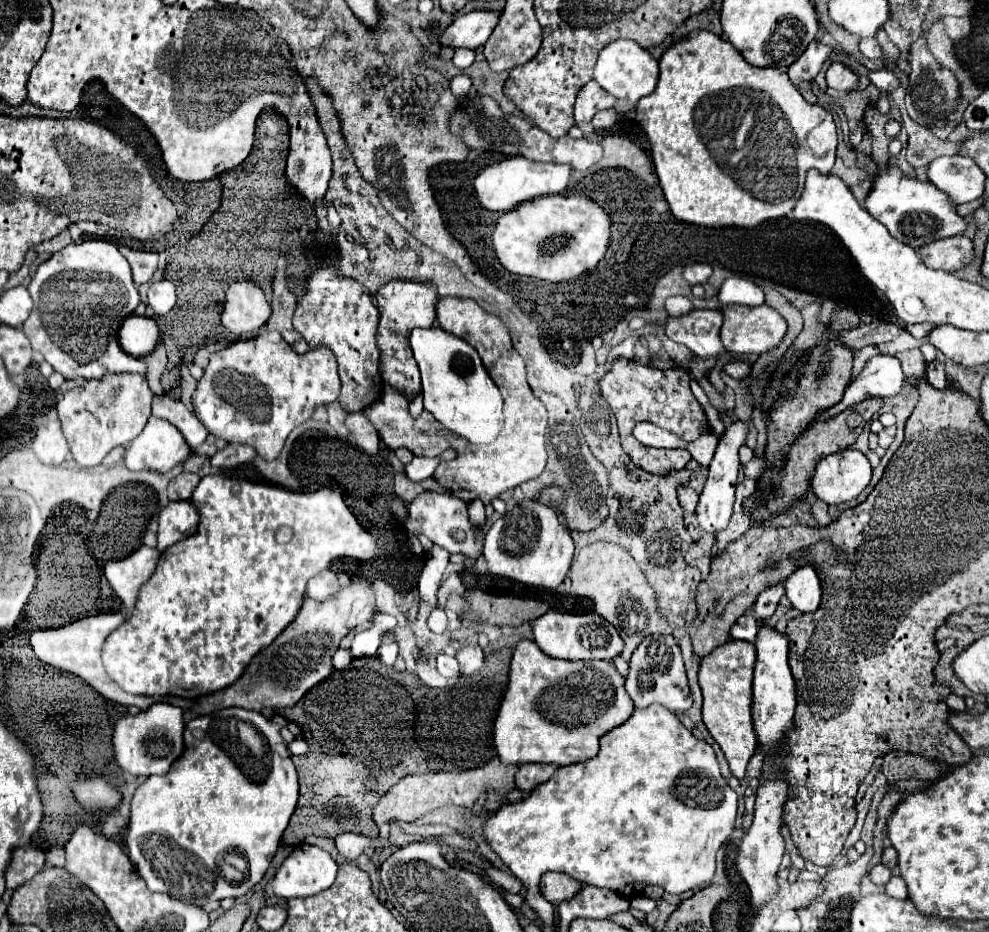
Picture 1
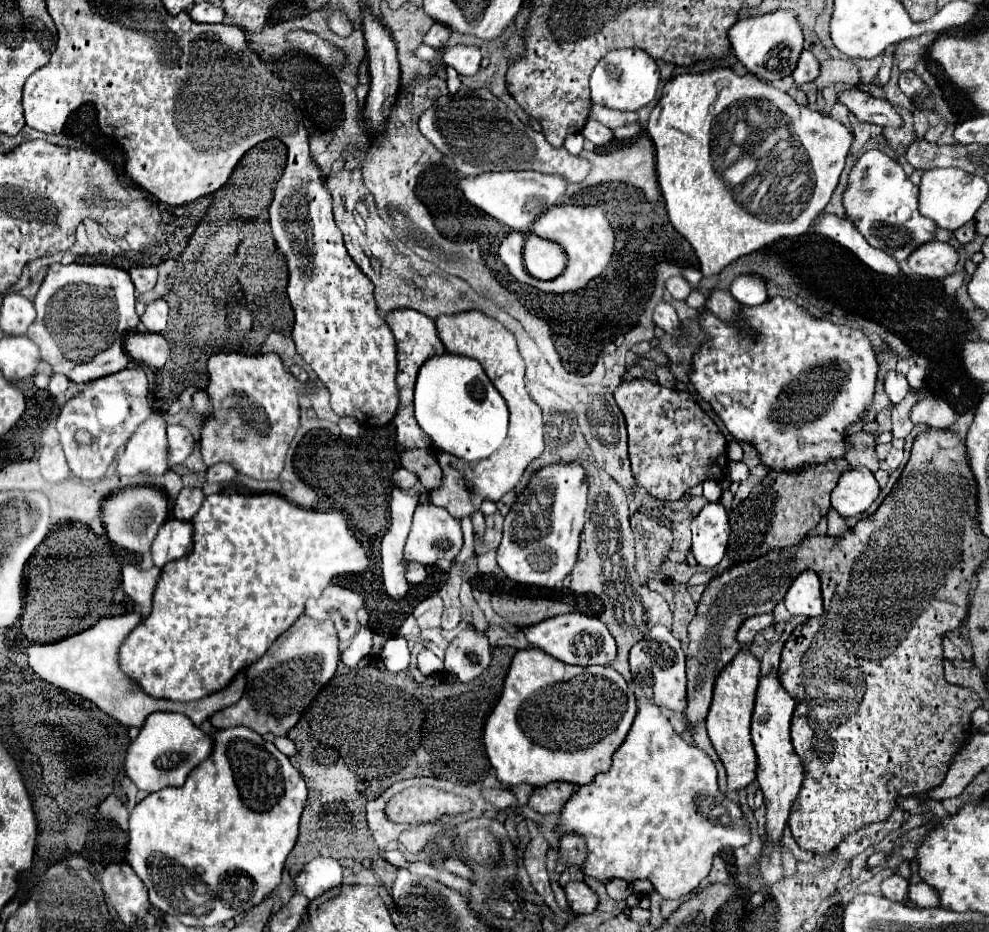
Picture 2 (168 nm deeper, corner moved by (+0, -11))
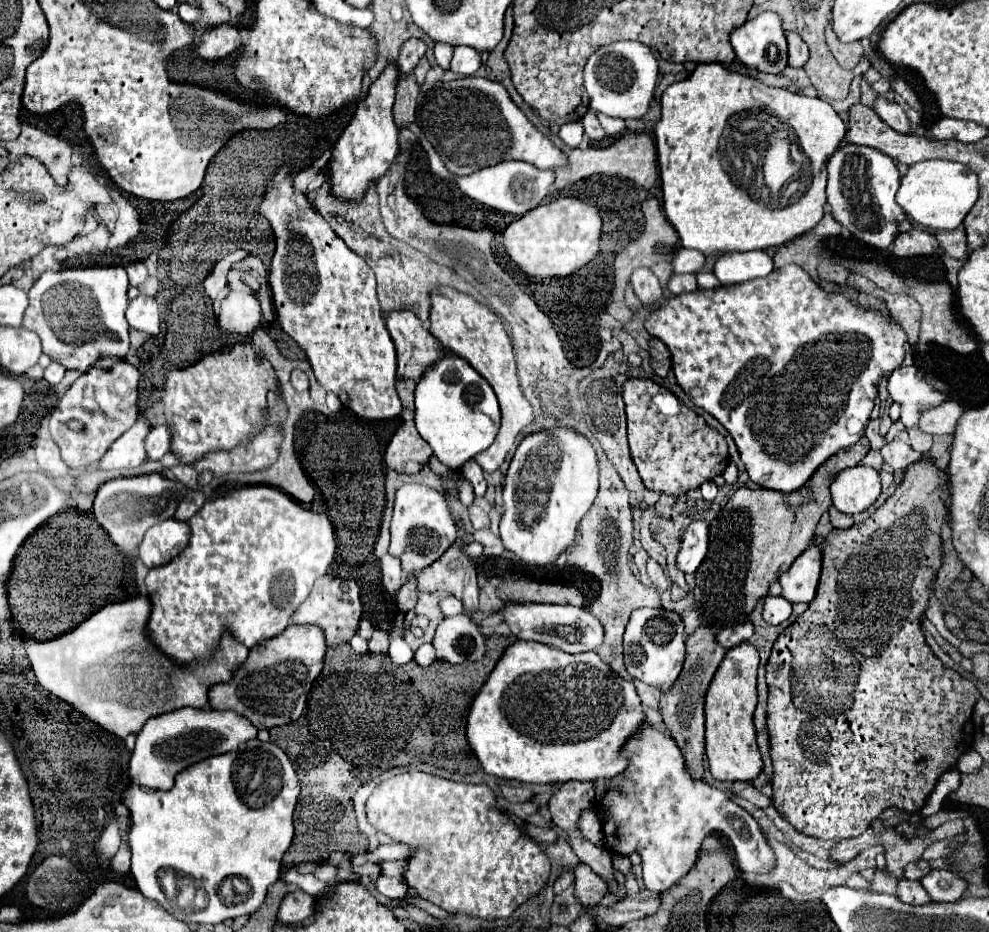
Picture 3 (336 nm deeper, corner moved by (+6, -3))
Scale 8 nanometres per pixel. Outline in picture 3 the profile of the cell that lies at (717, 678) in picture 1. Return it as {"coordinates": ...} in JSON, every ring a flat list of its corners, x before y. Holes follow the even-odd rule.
{"coordinates":[[743,642,725,654,709,684,705,700,705,754,715,780,755,780,763,770,753,724,753,712,757,708,757,666,759,652,753,644]]}

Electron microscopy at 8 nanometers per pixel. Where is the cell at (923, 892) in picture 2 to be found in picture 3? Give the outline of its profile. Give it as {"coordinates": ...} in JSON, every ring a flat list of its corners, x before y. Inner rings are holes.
{"coordinates":[[931,870,923,880,923,888,935,902,957,902,967,894,967,882,951,870]]}

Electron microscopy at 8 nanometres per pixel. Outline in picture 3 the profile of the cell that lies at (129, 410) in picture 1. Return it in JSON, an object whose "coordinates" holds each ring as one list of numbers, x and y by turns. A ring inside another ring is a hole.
{"coordinates":[[119,360,109,370,87,370,65,392,57,408,51,412,49,430,69,468,83,468,93,462,99,462,107,448,137,422,137,382,139,370,127,360],[71,422,79,422,83,424,83,428,73,430]]}

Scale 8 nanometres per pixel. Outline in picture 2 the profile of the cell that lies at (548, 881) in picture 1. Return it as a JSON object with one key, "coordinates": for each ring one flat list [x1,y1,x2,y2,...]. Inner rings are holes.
{"coordinates":[[571,880,563,886,563,890,575,914,589,914,597,908,597,894,583,880]]}

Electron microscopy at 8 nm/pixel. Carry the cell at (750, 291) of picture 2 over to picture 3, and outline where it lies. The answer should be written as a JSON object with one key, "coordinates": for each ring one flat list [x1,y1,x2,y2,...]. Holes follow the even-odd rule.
{"coordinates":[[763,250,755,252,723,252,717,258,713,274,721,284,739,284,767,276,773,270,773,258]]}

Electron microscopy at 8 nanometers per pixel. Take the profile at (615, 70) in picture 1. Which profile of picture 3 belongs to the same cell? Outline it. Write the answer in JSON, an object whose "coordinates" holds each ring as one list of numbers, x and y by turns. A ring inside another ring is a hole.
{"coordinates":[[613,42,599,48,585,66,589,106,613,118,643,118,651,106,659,68,649,46,641,42]]}

